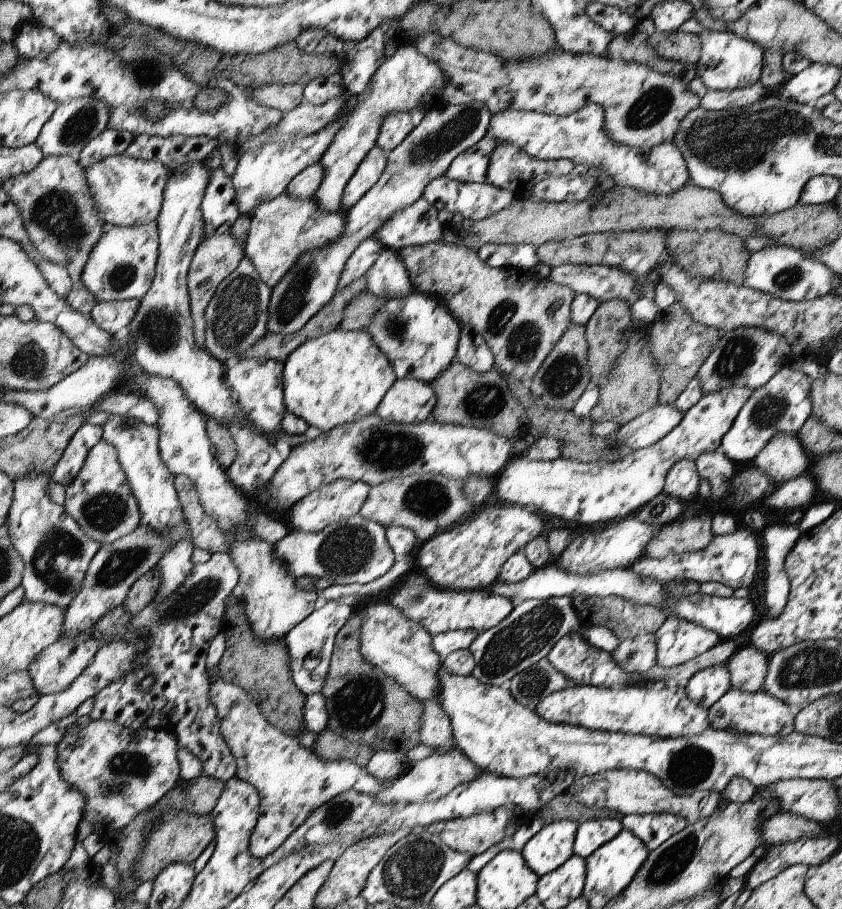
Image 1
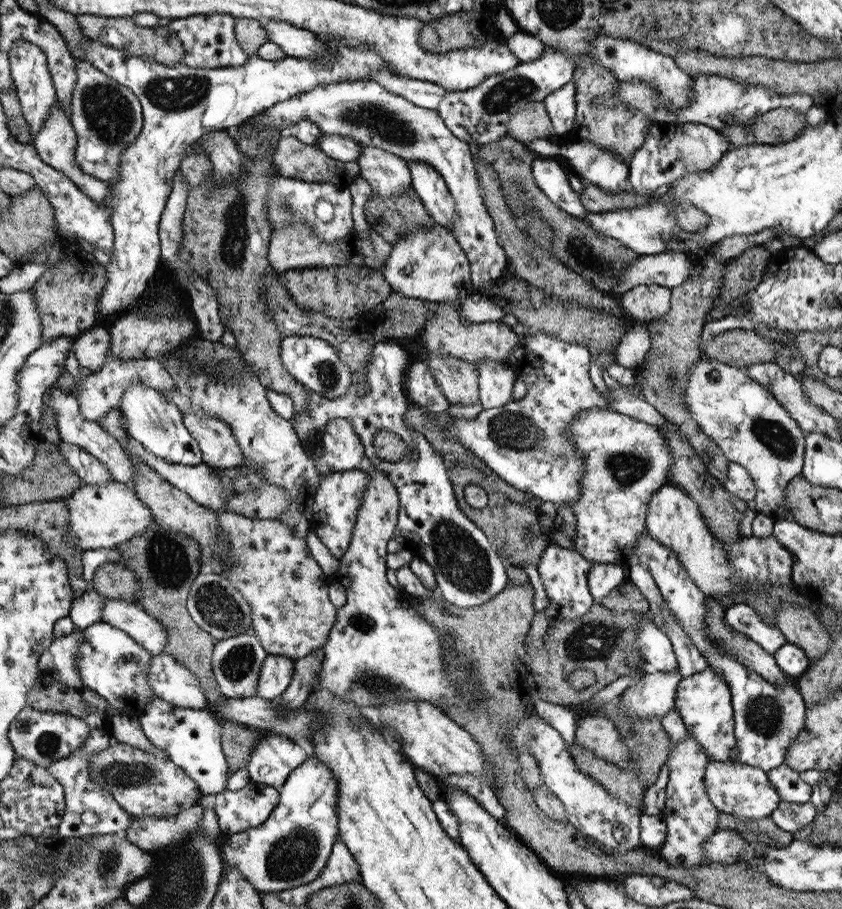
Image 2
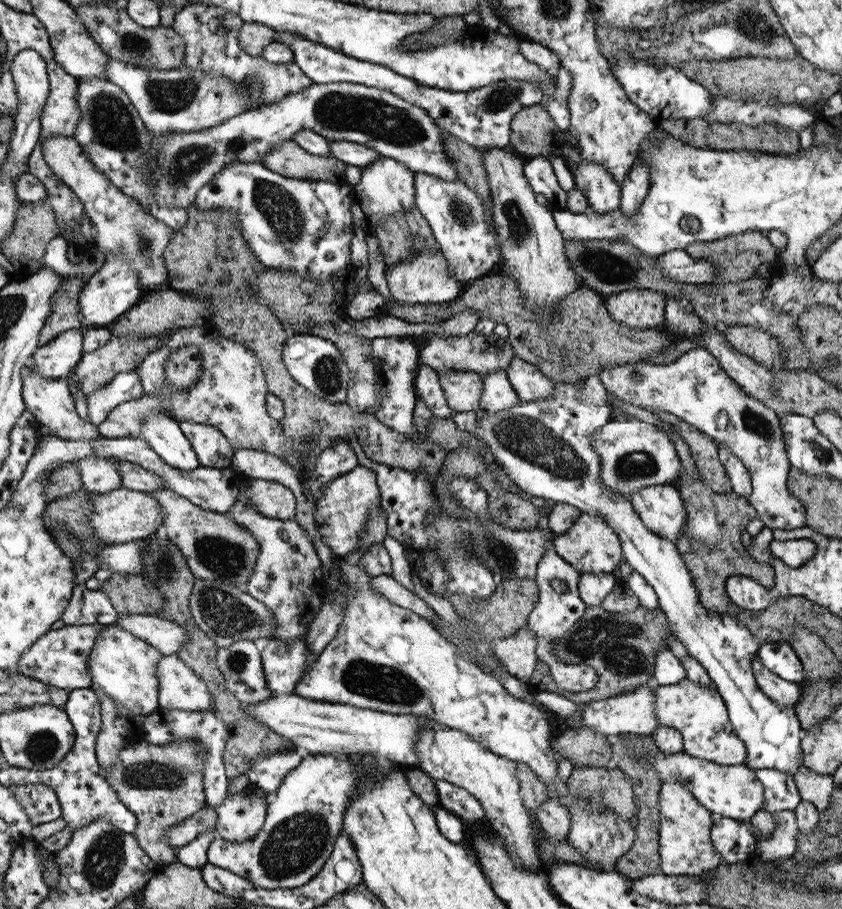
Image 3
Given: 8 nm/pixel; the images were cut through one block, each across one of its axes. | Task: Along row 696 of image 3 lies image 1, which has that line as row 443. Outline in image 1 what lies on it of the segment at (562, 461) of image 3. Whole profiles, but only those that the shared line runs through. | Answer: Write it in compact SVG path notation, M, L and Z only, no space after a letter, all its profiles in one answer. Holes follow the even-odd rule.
M789 365L782 367L764 386L755 388L745 400L730 430L722 437L720 448L737 465L752 464L756 455L767 442L778 433L798 434L813 408L810 398L811 378L802 371L795 371Z

